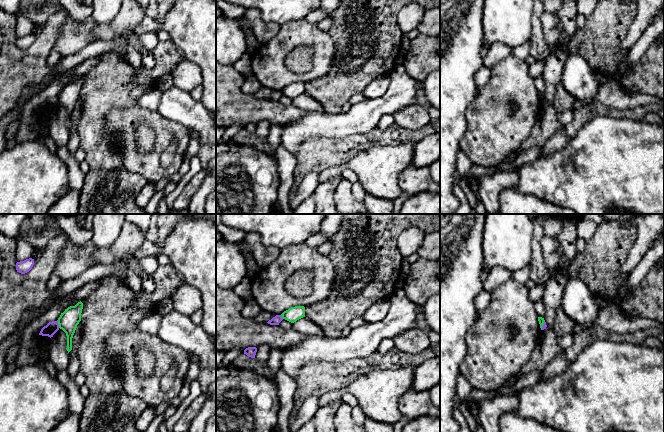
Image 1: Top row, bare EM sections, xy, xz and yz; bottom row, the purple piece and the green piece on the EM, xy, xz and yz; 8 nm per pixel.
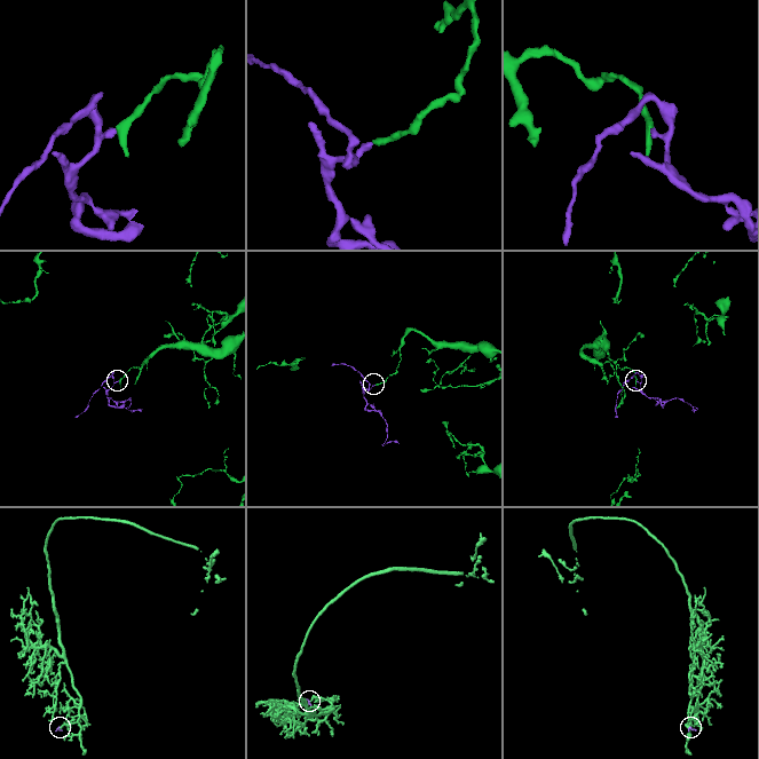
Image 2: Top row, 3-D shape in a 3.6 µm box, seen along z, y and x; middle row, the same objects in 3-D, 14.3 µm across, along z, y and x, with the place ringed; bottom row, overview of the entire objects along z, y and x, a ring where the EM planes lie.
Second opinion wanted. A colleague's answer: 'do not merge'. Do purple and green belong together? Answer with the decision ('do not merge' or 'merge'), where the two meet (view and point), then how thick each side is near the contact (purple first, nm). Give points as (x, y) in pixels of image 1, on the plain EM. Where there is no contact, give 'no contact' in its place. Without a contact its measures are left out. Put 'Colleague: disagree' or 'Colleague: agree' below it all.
do not merge | xy (58, 100) | 100/160 nm
Colleague: agree

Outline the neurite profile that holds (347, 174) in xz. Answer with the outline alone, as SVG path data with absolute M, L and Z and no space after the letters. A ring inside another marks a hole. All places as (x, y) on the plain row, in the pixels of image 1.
M345 169L341 174L342 180L348 180L350 182L355 182L358 180L357 174L351 169Z

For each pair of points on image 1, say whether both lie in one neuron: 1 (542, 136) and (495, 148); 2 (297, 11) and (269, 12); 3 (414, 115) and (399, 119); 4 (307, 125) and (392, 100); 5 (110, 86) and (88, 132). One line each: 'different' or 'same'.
1: different
2: same
3: same
4: same
5: same

